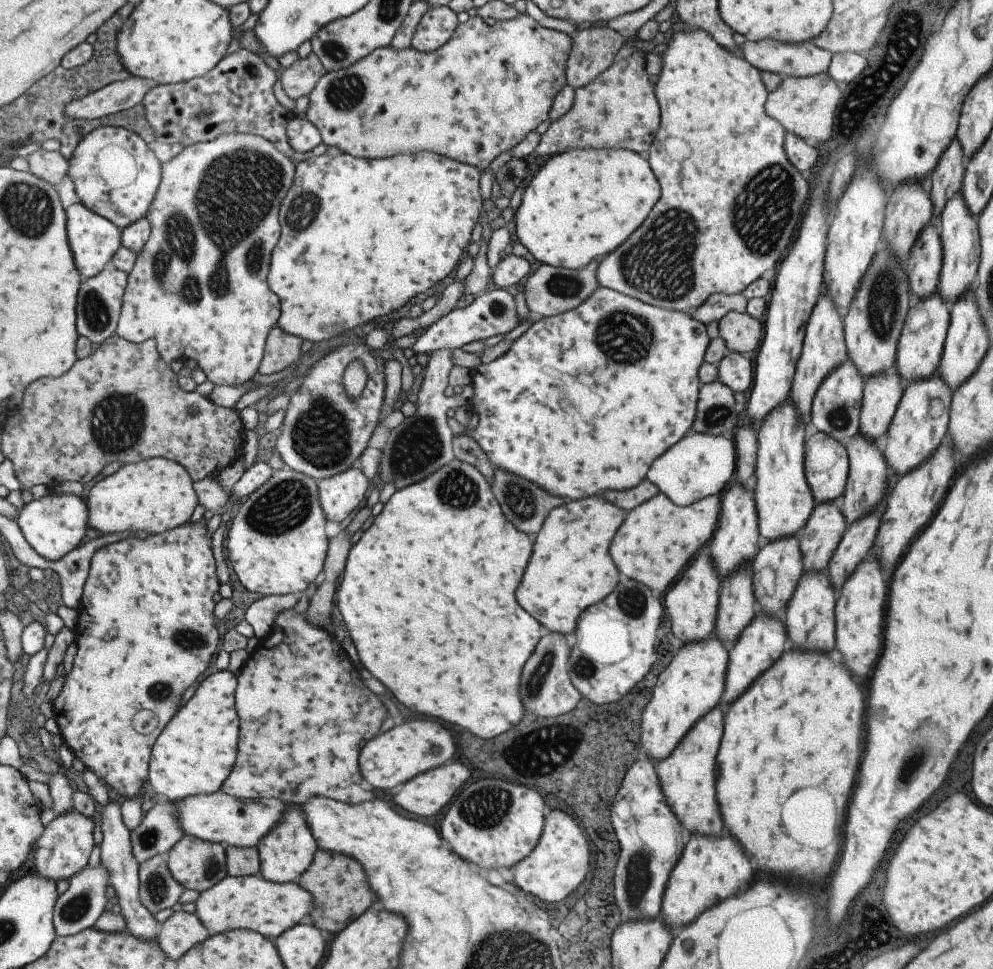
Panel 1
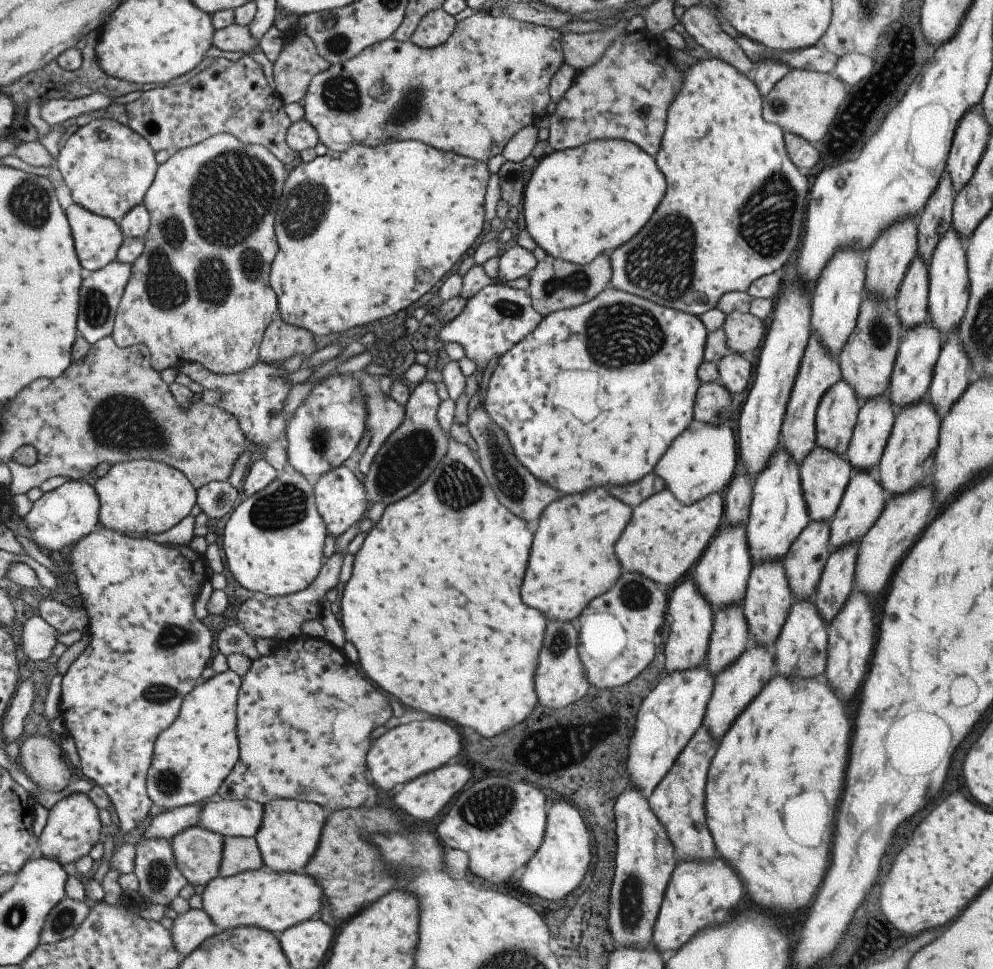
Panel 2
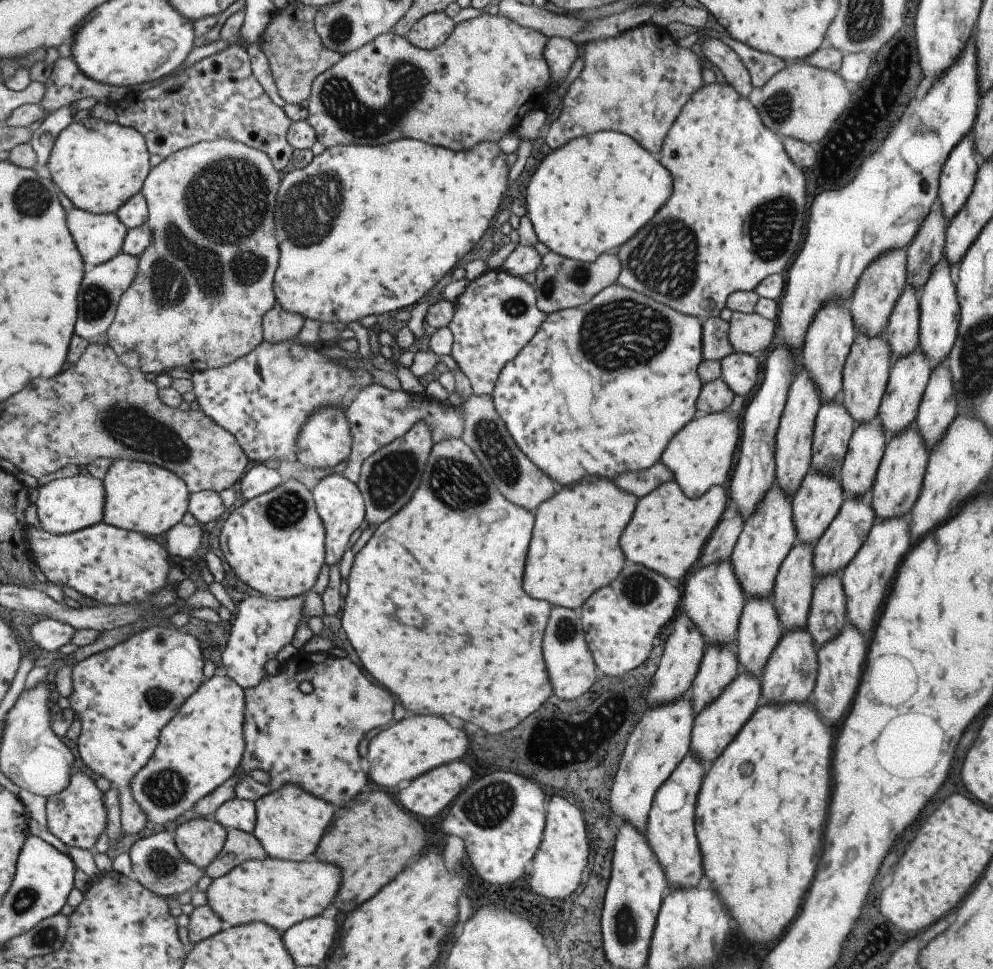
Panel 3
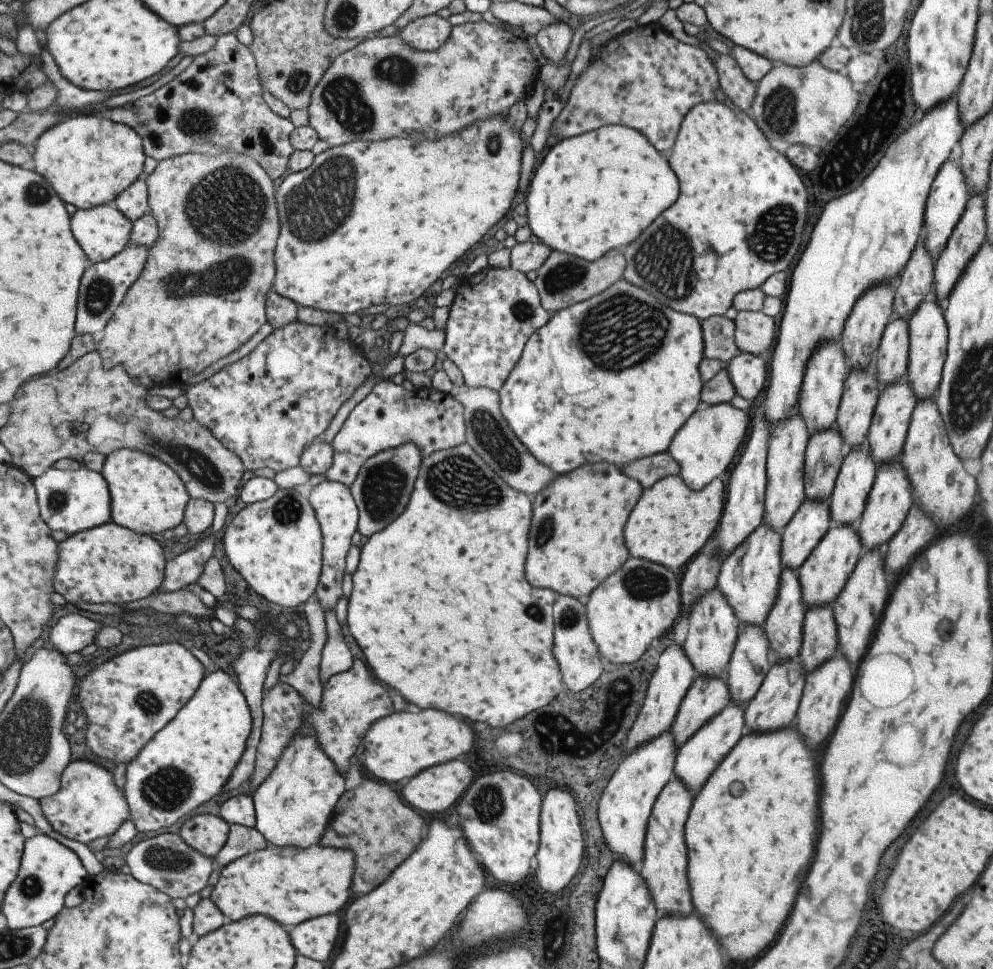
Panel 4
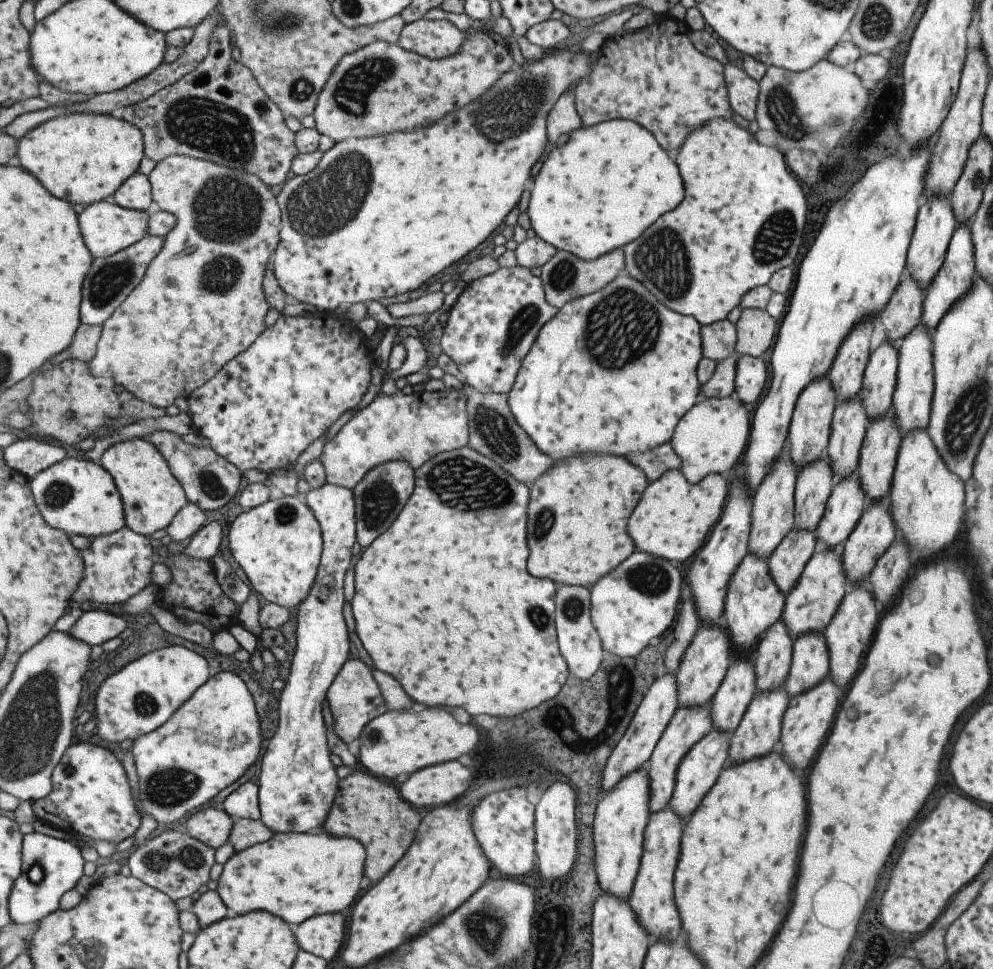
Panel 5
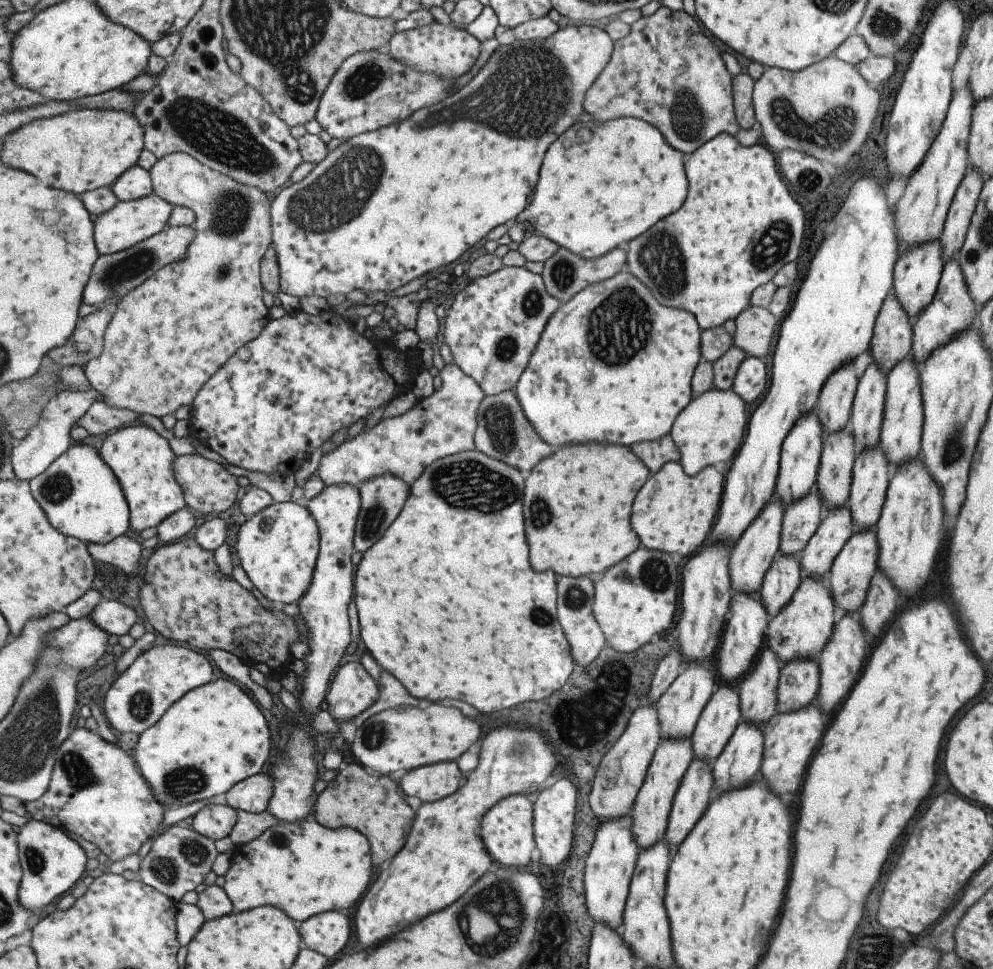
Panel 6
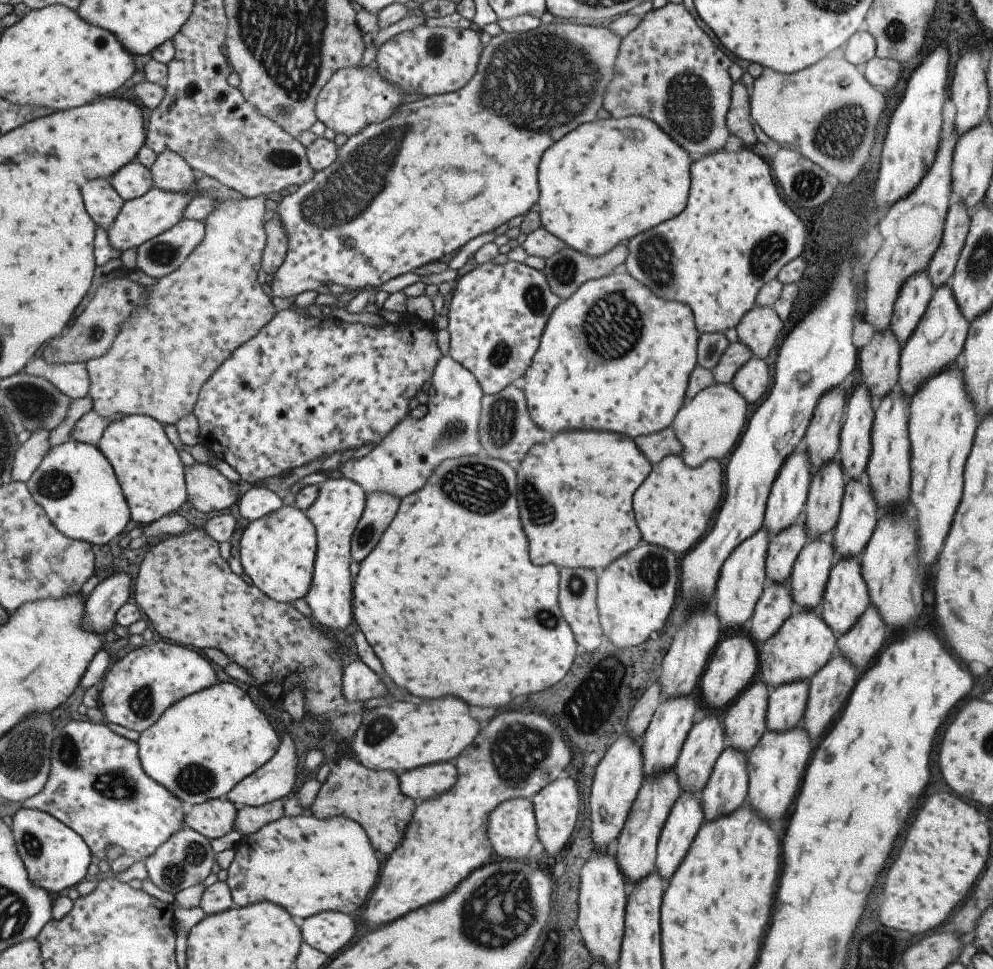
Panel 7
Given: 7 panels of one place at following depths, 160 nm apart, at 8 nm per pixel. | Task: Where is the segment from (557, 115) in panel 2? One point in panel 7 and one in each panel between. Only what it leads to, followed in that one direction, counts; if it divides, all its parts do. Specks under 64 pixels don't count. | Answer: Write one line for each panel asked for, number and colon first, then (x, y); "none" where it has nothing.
3: (635, 83)
4: (643, 78)
5: (653, 76)
6: (664, 71)
7: (667, 69)

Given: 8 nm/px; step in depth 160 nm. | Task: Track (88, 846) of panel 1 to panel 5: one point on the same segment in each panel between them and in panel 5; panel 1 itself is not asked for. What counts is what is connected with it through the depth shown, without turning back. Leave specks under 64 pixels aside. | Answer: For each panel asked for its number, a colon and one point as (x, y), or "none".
2: (72, 825)
3: (76, 816)
4: (88, 805)
5: (90, 796)

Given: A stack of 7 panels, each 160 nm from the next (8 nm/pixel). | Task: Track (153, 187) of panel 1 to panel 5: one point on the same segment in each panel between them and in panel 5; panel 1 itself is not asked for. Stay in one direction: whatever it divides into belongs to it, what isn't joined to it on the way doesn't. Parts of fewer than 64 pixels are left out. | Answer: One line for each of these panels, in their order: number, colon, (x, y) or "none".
2: (107, 167)
3: (97, 164)
4: (88, 160)
5: (82, 158)

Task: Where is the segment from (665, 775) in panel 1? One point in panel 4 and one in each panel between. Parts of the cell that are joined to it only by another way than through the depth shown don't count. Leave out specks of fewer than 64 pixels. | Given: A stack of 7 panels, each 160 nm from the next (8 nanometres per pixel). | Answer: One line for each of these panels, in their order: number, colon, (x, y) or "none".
2: (677, 801)
3: (670, 831)
4: (663, 868)

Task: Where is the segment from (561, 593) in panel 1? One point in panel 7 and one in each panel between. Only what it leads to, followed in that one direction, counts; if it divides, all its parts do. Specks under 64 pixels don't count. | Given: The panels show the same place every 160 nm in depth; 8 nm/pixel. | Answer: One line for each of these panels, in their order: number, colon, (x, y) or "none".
2: (571, 560)
3: (573, 551)
4: (574, 542)
5: (576, 532)
6: (576, 502)
7: (592, 475)

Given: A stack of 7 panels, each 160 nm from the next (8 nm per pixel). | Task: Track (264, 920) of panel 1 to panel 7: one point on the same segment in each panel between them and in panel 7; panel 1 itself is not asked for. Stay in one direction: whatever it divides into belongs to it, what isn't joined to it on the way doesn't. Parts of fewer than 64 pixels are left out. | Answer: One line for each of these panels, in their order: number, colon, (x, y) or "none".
2: (273, 901)
3: (279, 893)
4: (288, 884)
5: (294, 876)
6: (302, 868)
7: (305, 865)

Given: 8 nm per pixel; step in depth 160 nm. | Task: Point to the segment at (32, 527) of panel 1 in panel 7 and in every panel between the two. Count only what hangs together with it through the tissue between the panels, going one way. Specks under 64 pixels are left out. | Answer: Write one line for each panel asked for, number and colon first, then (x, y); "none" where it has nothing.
2: (62, 516)
3: (65, 505)
4: (71, 501)
5: (76, 496)
6: (81, 497)
7: (75, 485)

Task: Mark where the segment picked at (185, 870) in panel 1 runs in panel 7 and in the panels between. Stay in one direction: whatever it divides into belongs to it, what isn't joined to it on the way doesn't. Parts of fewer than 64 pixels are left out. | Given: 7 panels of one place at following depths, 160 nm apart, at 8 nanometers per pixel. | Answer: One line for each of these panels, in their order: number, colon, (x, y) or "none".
2: (197, 851)
3: (199, 840)
4: (206, 833)
5: (210, 826)
6: (214, 820)
7: (215, 817)

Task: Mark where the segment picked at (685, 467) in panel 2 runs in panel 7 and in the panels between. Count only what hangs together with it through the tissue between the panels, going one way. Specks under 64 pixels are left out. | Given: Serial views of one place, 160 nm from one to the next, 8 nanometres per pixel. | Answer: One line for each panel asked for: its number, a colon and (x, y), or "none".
3: (699, 456)
4: (703, 447)
5: (709, 438)
6: (710, 428)
7: (707, 426)

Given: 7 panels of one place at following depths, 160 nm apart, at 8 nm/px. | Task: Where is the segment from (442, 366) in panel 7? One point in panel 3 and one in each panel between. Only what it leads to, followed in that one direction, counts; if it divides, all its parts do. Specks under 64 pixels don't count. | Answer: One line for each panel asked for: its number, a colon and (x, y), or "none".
3: (377, 416)
4: (388, 416)
5: (413, 428)
6: (443, 424)

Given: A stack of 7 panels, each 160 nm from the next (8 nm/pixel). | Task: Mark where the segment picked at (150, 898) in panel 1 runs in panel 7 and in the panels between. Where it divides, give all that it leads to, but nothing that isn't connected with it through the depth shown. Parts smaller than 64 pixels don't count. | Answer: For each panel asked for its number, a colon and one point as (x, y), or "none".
2: (159, 880)
3: (156, 864)
4: (165, 862)
5: (173, 862)
6: (178, 859)
7: (185, 858)

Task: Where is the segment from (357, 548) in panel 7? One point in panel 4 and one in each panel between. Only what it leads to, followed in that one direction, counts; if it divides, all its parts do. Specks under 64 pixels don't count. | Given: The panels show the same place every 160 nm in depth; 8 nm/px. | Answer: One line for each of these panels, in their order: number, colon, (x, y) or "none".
4: (380, 491)
5: (378, 497)
6: (381, 499)

